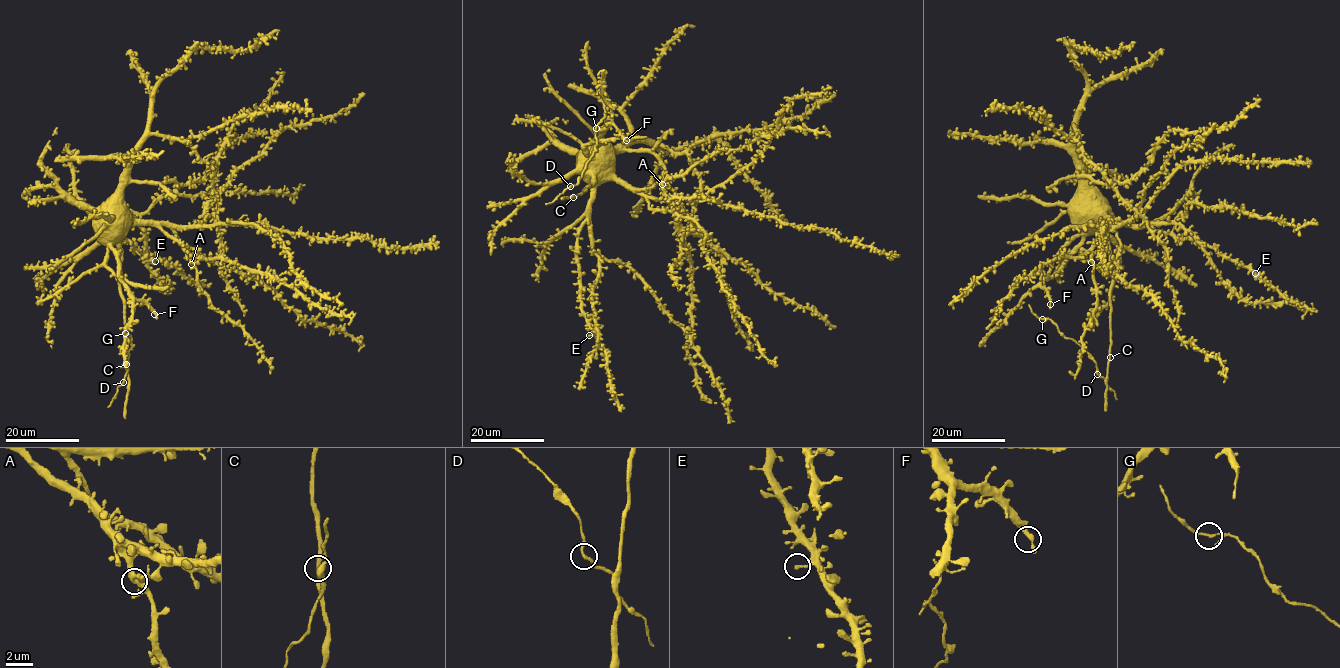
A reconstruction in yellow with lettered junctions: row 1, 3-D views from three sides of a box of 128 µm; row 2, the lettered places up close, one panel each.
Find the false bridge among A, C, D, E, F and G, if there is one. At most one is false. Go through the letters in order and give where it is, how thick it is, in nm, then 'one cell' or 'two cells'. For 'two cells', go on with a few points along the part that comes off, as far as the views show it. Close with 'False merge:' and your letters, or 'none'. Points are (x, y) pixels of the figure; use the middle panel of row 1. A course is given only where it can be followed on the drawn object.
A: (662, 184) | 320 nm | one cell
C: (573, 197) | 280 nm | one cell
D: (570, 186) | 180 nm | one cell
E: (589, 335) | 240 nm | one cell
F: (626, 140) | 190 nm | one cell
G: (596, 128) | 140 nm | one cell
False merge: none

